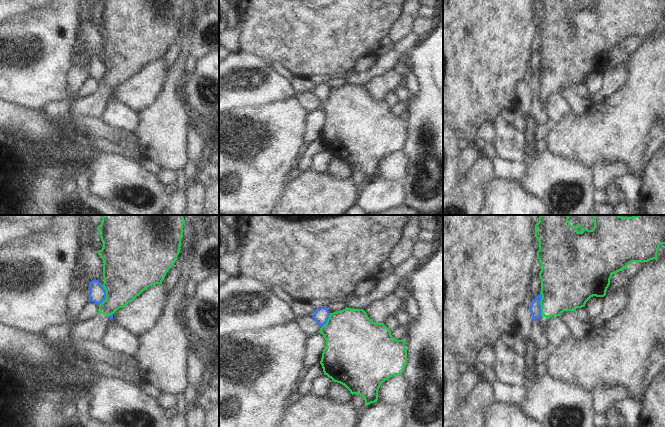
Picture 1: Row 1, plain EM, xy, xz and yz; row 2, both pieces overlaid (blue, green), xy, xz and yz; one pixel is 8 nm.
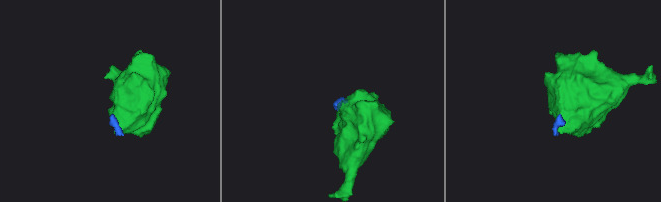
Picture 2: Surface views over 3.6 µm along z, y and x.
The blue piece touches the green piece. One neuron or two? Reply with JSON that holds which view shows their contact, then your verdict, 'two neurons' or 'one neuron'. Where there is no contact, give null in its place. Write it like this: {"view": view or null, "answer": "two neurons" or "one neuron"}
{"view": "yz", "answer": "two neurons"}

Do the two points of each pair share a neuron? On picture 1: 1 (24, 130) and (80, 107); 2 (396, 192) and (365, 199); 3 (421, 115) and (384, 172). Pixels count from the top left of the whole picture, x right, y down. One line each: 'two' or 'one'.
1: one
2: one
3: two

